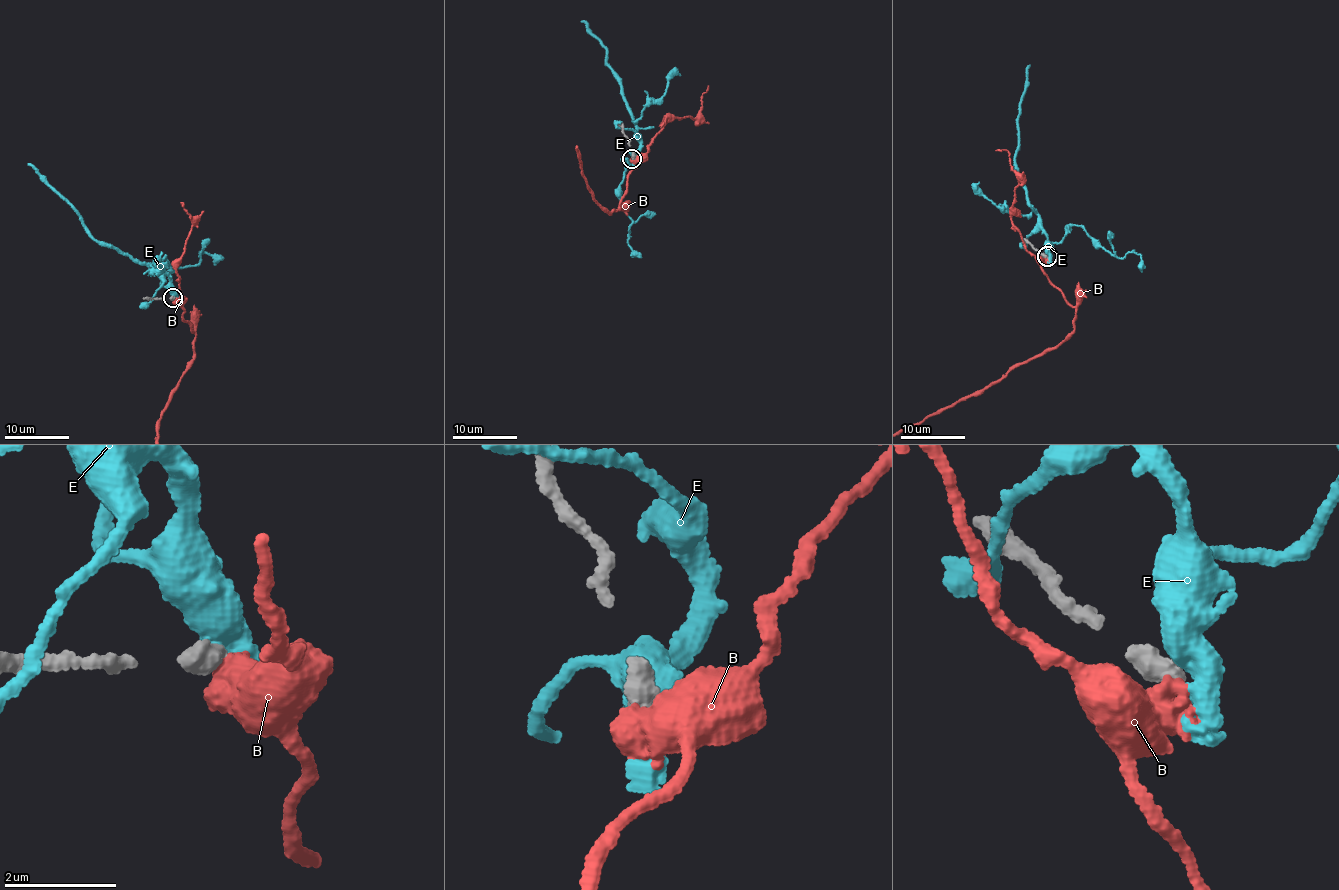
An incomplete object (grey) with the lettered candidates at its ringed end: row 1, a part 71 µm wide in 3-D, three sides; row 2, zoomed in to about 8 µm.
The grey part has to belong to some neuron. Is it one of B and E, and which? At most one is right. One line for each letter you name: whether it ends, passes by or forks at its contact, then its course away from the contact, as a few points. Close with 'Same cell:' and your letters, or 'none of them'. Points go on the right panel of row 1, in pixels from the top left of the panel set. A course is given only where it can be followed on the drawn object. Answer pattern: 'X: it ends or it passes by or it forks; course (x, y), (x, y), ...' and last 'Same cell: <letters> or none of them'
Same cell: none of them

